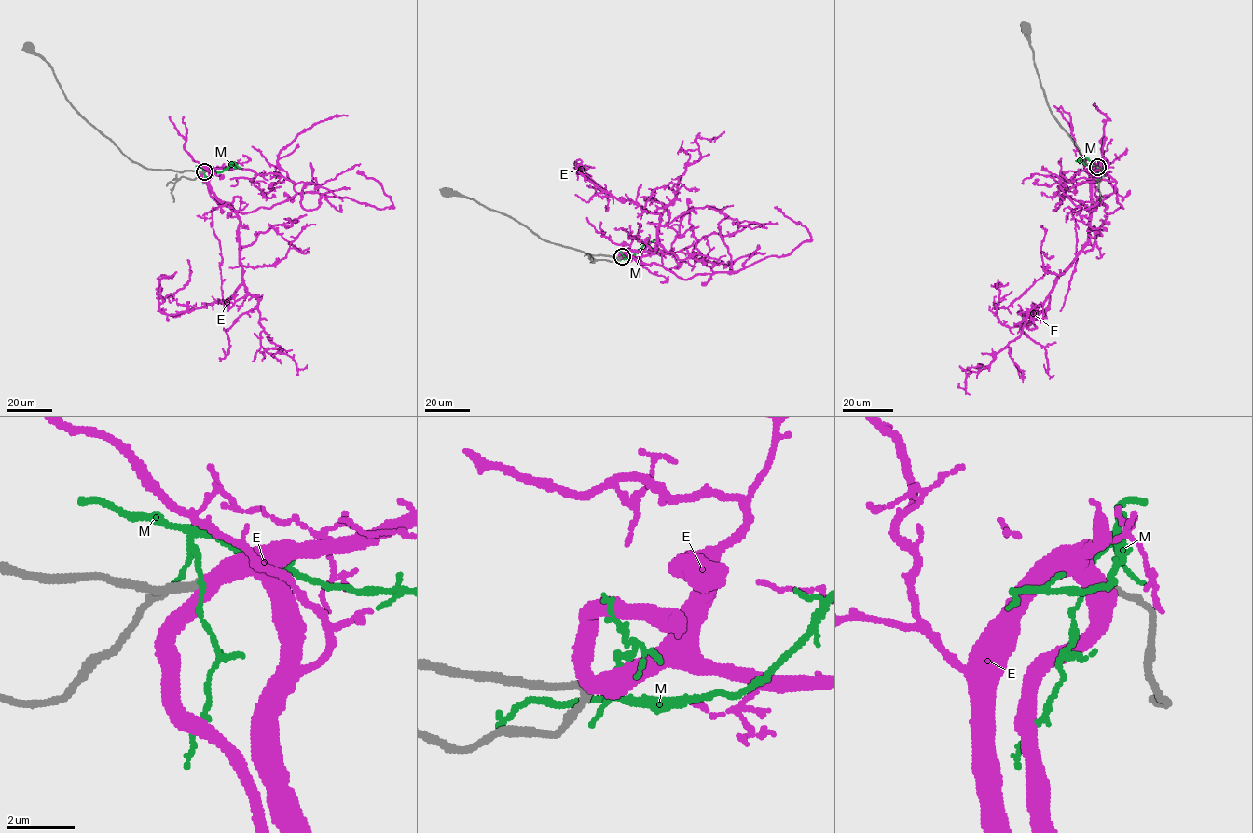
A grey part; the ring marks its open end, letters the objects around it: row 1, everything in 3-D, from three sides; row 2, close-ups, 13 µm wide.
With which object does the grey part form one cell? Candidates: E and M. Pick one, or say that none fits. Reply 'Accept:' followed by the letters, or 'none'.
Accept: E

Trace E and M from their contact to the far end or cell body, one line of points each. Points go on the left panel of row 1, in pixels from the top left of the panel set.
E: (203, 171), (211, 190), (240, 220), (242, 282), (223, 301), (165, 314), (158, 299), (188, 281), (187, 259)
M: (203, 171), (204, 169), (221, 171), (232, 162), (240, 168)

